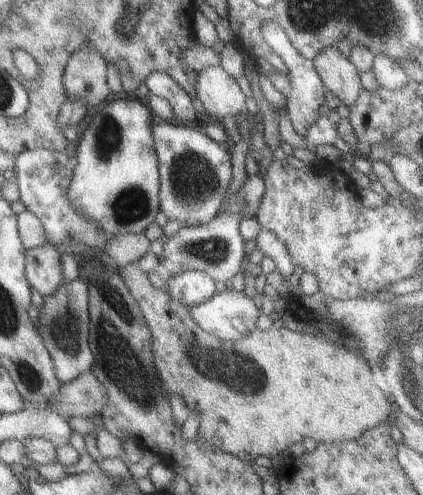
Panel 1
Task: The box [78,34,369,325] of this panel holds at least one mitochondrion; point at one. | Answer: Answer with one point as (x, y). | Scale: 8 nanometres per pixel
(195, 181)

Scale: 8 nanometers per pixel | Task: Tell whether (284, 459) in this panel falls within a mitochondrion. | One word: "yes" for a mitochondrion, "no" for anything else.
no

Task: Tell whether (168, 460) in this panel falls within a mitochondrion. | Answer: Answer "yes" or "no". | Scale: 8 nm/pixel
no

